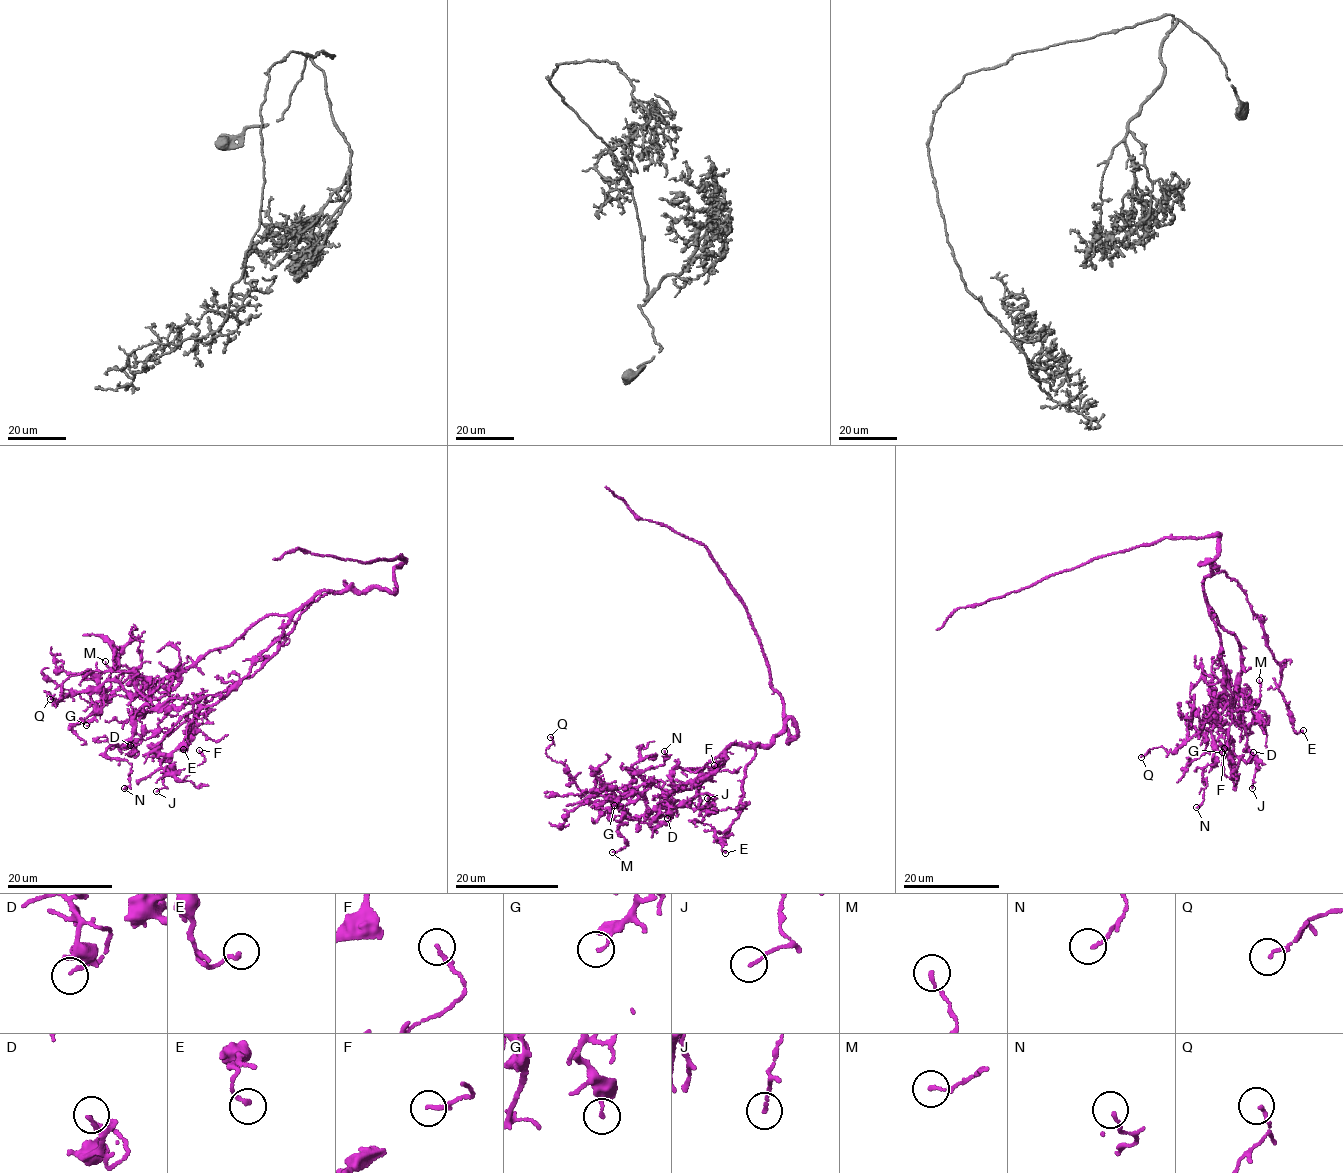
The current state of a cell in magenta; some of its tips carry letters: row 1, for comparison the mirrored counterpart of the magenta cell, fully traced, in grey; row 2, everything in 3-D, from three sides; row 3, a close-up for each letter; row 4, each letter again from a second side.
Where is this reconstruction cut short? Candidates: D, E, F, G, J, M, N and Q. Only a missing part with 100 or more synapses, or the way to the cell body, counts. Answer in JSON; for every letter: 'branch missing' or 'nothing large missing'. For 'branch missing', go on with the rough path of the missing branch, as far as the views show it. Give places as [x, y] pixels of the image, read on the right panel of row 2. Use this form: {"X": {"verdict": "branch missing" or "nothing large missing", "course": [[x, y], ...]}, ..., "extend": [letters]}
{"D": {"verdict": "nothing large missing"}, "E": {"verdict": "nothing large missing"}, "F": {"verdict": "nothing large missing"}, "G": {"verdict": "nothing large missing"}, "J": {"verdict": "nothing large missing"}, "M": {"verdict": "nothing large missing"}, "N": {"verdict": "nothing large missing"}, "Q": {"verdict": "nothing large missing"}, "extend": []}

